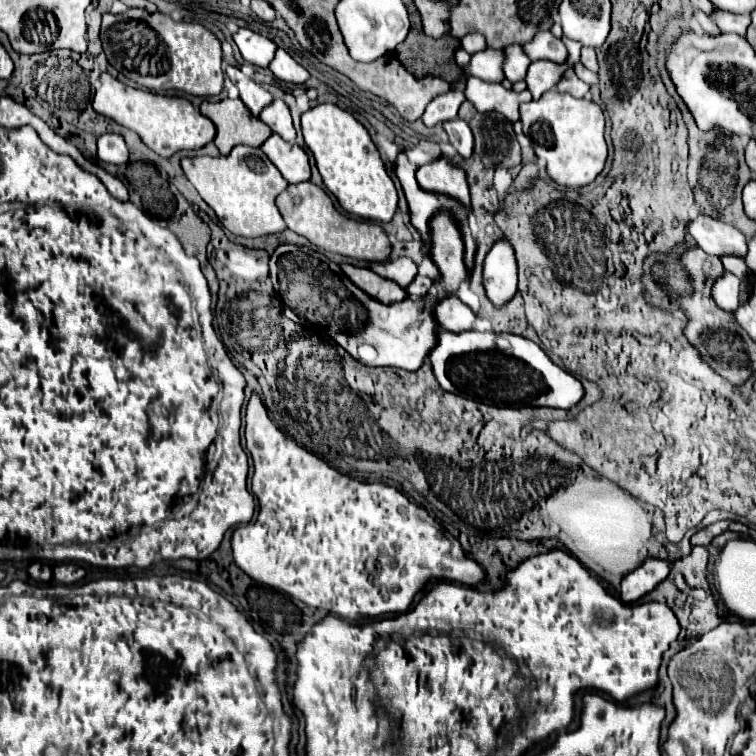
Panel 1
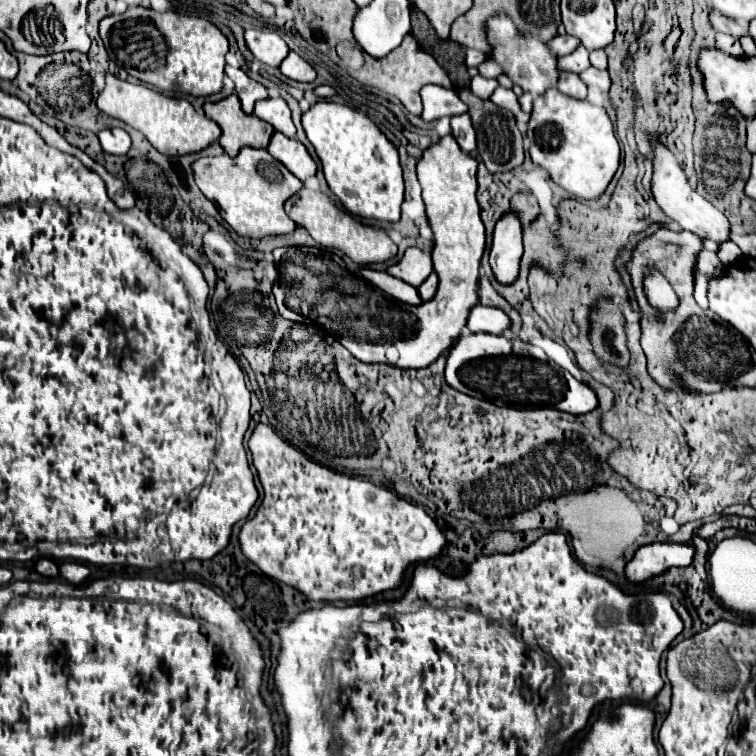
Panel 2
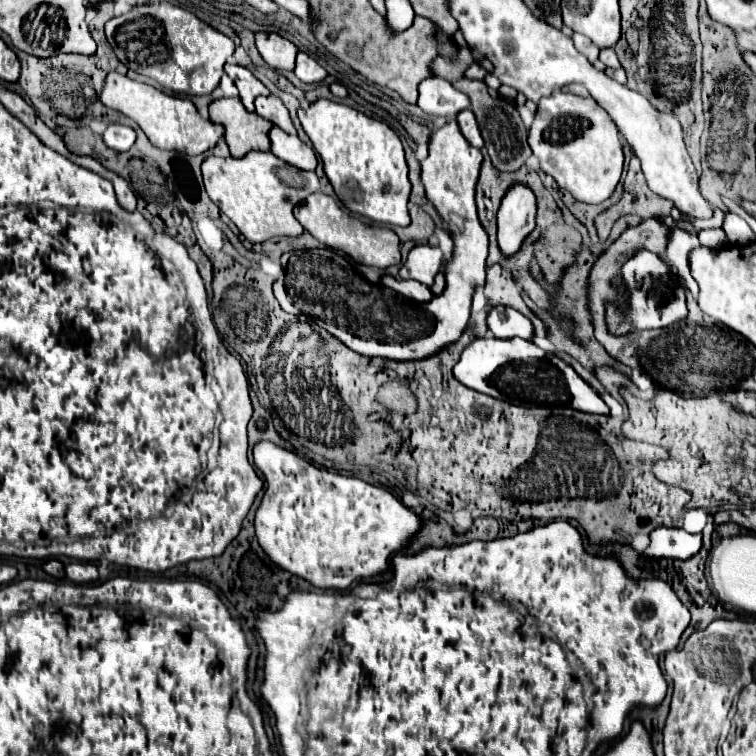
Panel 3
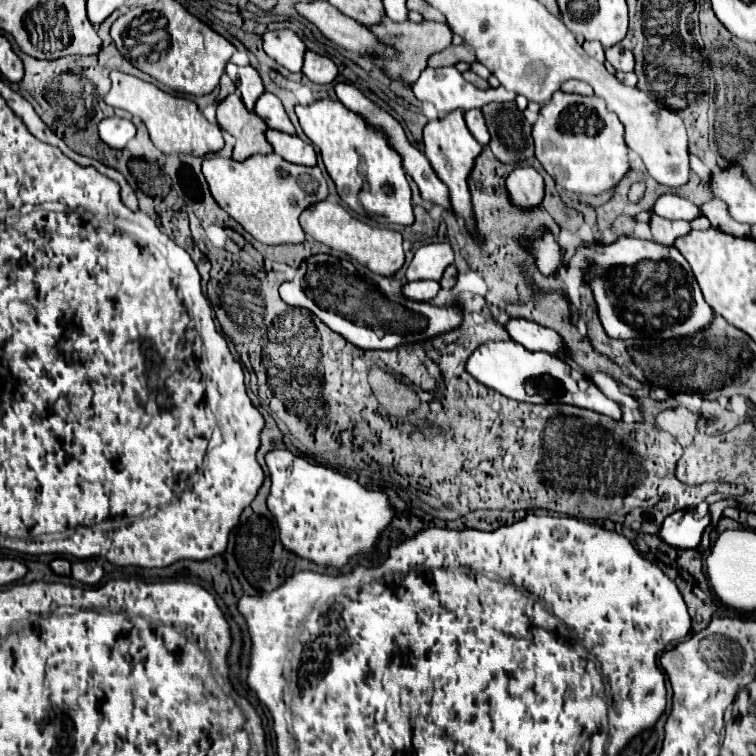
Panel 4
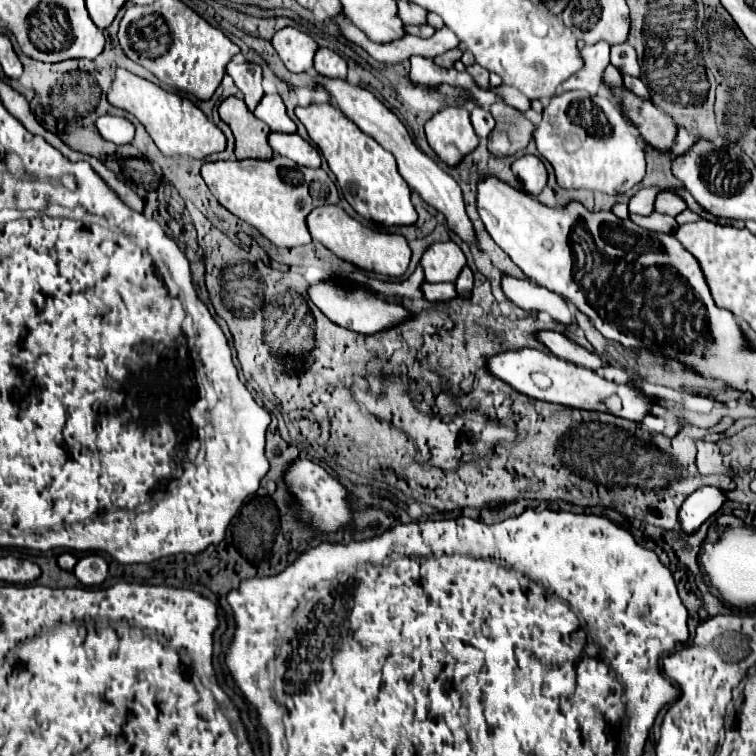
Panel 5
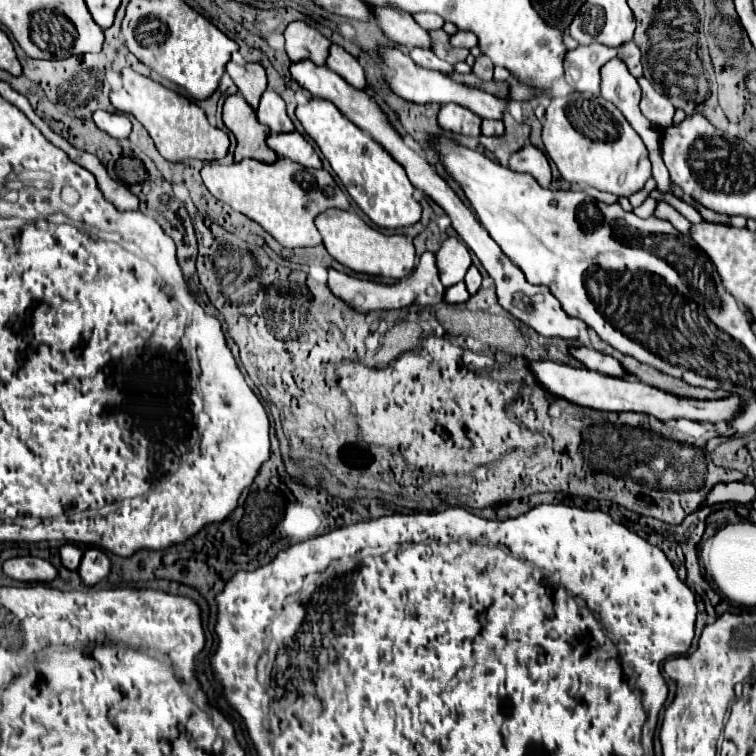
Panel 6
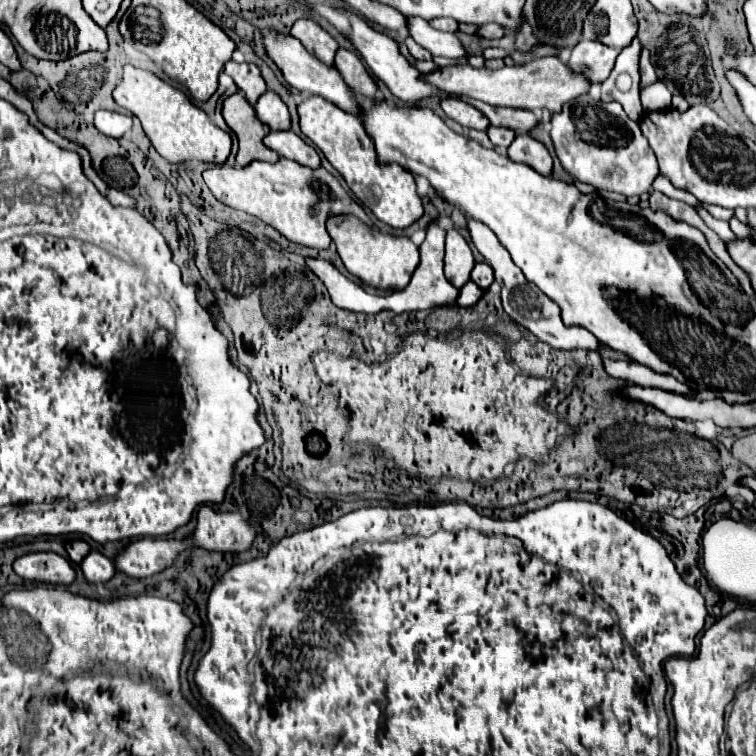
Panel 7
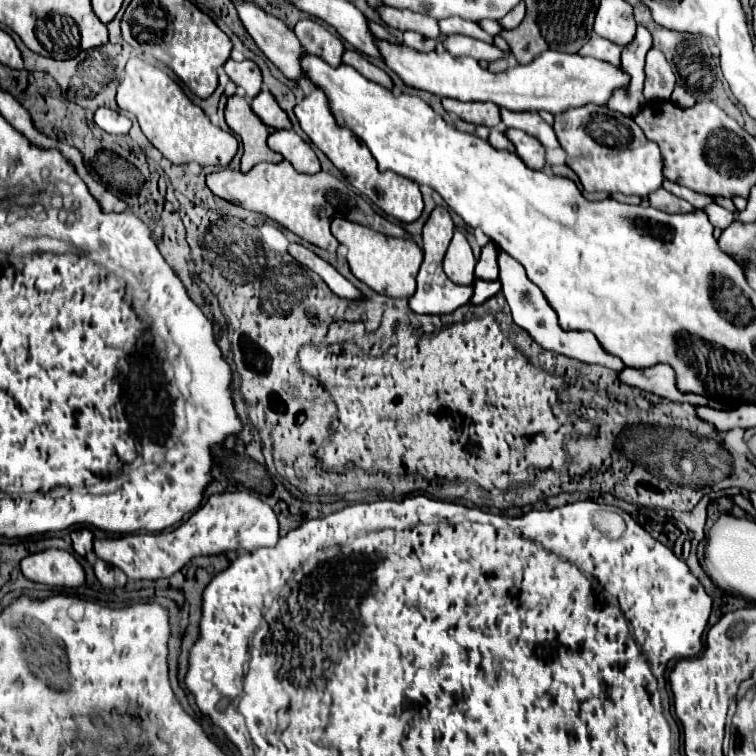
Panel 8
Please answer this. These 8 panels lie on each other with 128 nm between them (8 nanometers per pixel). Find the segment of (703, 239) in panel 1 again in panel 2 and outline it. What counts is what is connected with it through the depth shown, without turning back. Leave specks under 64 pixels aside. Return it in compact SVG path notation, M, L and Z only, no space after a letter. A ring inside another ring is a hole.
M652 134L650 138L650 146L654 150L654 158L652 158L652 196L656 200L656 204L664 210L666 216L670 216L674 222L678 222L684 230L694 232L700 238L710 238L714 242L724 242L728 240L728 232L730 232L730 222L728 218L714 208L708 200L704 200L694 188L690 188L688 176L682 170L680 162L676 160L676 156L658 140L656 134Z

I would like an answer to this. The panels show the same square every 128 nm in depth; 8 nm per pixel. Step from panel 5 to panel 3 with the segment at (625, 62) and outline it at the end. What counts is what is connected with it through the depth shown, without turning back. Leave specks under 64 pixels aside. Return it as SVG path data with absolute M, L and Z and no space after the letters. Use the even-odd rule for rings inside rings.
M604 48L604 50L600 50L600 60L602 60L608 68L622 68L622 64L620 64L614 48Z

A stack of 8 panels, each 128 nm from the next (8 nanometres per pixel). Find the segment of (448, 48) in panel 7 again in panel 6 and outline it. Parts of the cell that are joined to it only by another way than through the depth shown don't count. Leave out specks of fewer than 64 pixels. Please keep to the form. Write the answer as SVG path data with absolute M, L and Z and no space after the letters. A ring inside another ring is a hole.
M374 6L374 16L390 40L404 46L432 48L430 34L410 14L394 6Z

